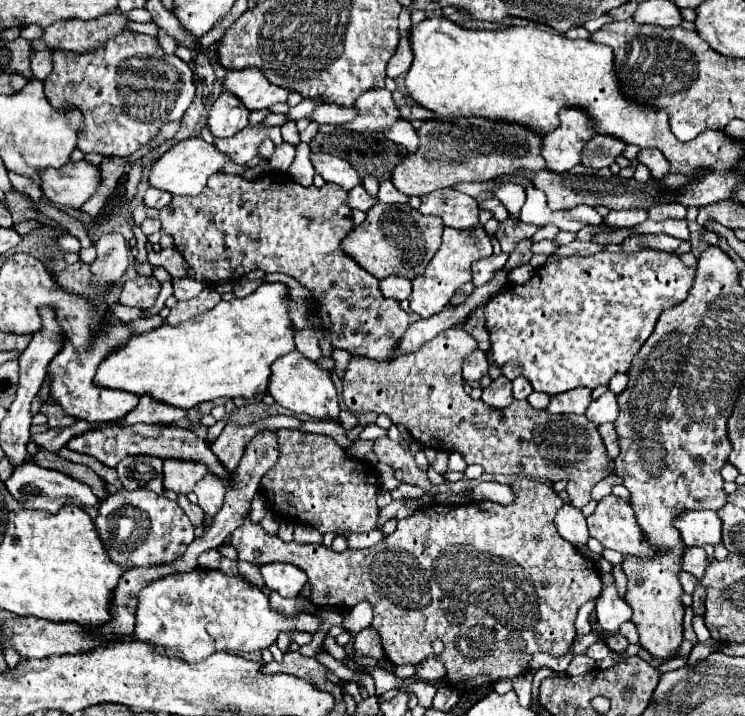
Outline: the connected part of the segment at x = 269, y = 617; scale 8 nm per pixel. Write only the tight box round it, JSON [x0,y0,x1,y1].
[135,567,323,663]

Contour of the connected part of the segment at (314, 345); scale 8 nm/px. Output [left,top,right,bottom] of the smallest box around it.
[294,329,322,361]

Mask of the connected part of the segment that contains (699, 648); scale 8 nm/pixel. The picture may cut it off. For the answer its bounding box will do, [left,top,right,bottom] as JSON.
[687,643,711,665]

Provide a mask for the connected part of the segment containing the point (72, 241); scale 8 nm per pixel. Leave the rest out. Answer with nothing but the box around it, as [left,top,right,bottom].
[57,233,81,251]

